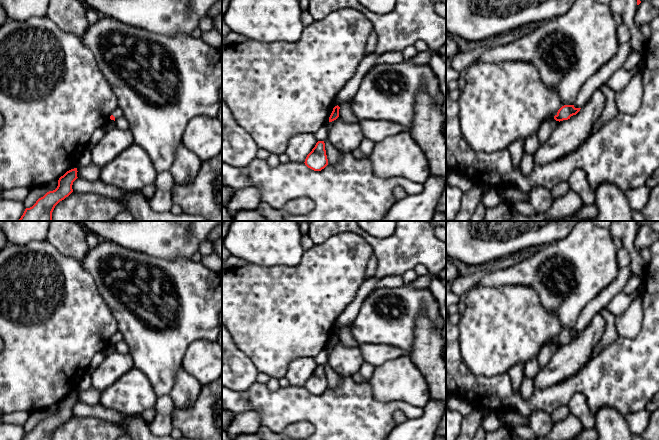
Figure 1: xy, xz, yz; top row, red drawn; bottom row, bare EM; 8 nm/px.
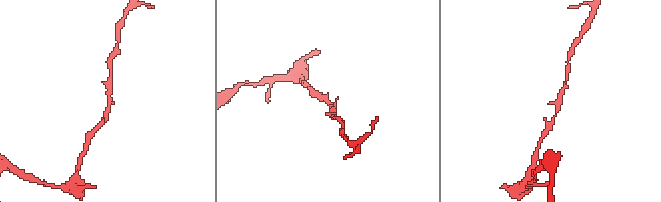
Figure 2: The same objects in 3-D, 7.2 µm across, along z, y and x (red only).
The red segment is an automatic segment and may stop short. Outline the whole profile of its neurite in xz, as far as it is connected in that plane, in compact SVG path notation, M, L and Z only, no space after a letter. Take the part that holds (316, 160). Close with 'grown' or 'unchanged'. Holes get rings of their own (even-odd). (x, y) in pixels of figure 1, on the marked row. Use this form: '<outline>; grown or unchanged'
M318 141L305 159L305 165L314 170L321 171L328 165L324 141Z; unchanged

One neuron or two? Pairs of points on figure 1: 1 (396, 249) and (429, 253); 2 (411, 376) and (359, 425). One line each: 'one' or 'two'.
1: one
2: two

